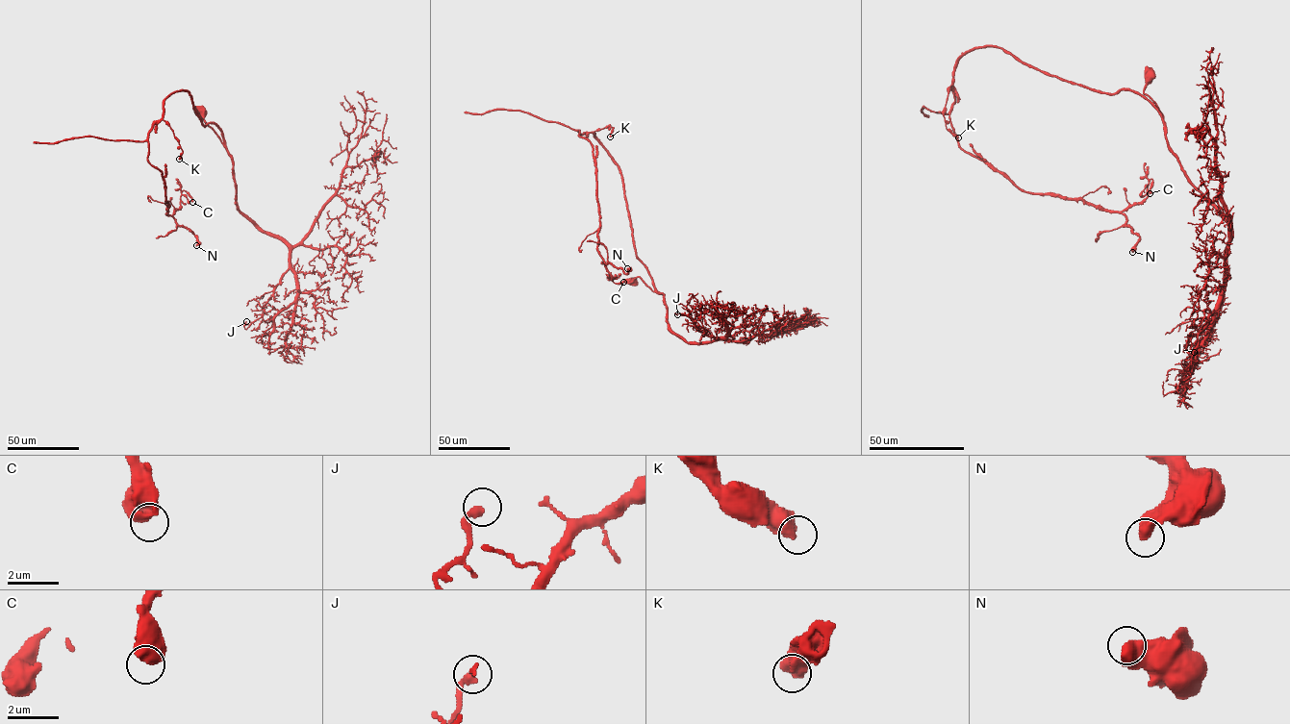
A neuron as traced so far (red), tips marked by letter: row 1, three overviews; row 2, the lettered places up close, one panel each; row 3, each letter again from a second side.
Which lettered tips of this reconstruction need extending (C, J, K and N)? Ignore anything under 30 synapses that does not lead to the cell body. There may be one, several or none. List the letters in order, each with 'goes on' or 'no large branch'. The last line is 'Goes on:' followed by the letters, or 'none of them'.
C: no large branch
J: no large branch
K: no large branch
N: no large branch
Goes on: none of them

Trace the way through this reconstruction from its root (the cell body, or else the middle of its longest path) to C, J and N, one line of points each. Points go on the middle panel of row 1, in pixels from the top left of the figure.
C: (632, 283), (656, 290), (621, 174), (579, 130), (595, 166), (597, 251), (623, 282)
J: (632, 283), (640, 277), (664, 295), (667, 322), (687, 342), (720, 337), (677, 314)
N: (632, 283), (656, 290), (621, 174), (579, 130), (595, 166), (598, 253), (627, 268)

